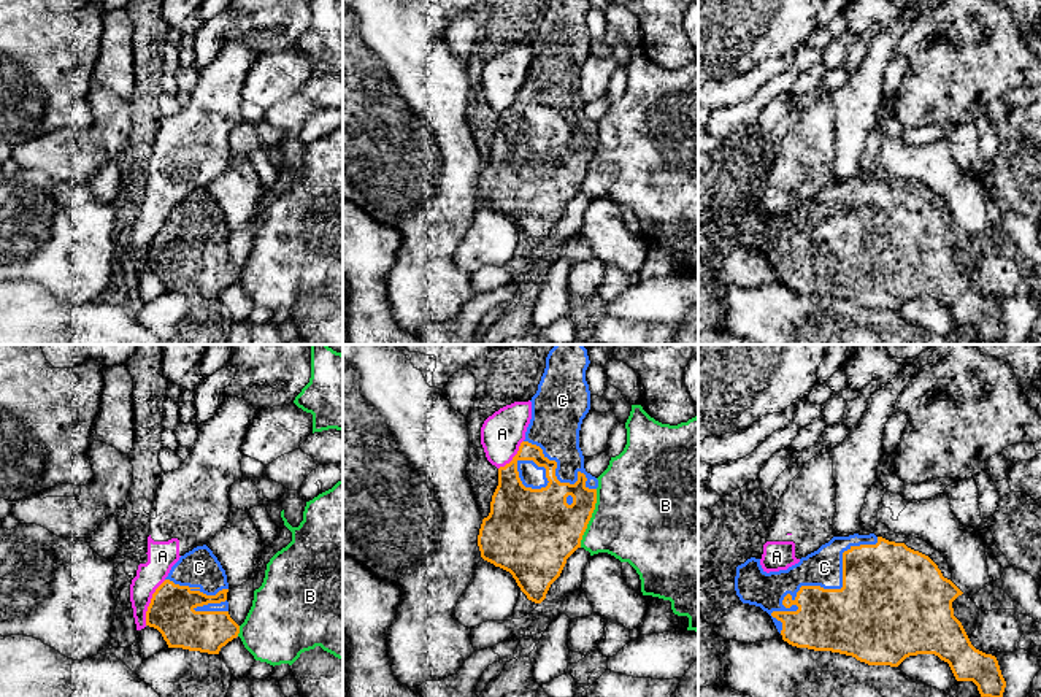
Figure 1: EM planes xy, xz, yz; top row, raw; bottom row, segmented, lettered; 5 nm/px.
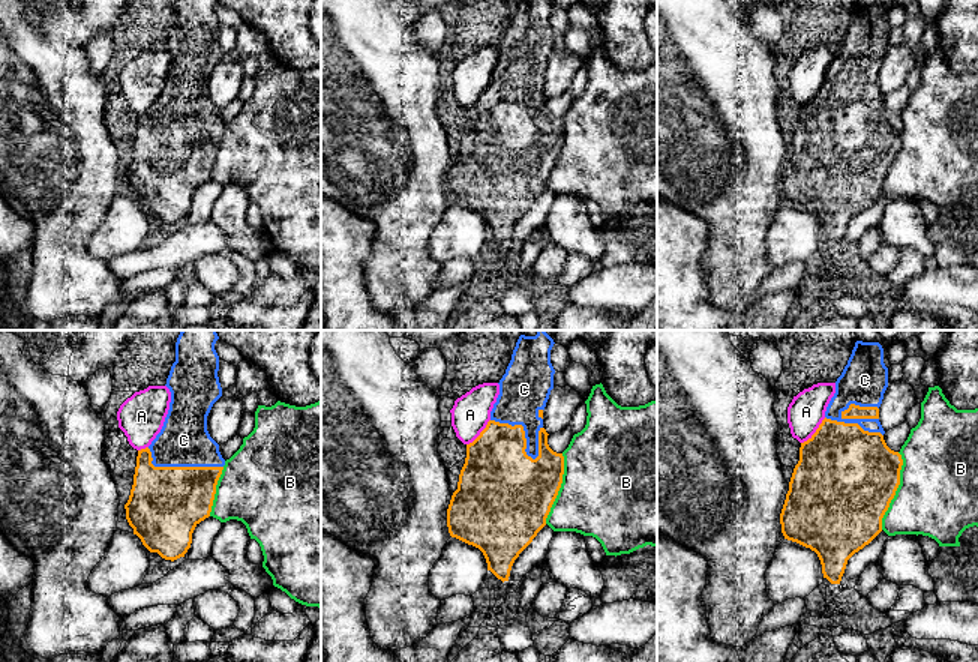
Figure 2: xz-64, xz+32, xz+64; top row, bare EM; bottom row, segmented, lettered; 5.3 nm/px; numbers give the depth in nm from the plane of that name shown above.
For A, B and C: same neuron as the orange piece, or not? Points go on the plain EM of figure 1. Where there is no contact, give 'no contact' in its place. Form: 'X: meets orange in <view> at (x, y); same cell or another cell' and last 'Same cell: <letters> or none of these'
A: meets orange in xy at (151, 246); another cell
B: meets orange in xz at (591, 161); another cell
C: meets orange in yz at (822, 232); same cell
Same cell: C

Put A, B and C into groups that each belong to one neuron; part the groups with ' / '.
A / B / C

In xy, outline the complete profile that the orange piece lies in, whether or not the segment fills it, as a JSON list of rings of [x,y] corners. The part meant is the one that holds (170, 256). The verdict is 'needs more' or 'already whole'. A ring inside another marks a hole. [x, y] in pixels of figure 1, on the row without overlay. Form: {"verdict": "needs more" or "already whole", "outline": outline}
{"verdict": "needs more", "outline": [[[206,189],[197,191],[179,202],[152,238],[146,270],[157,273],[168,292],[219,298],[240,278],[240,270],[229,259],[227,237],[227,219],[221,206]]]}

